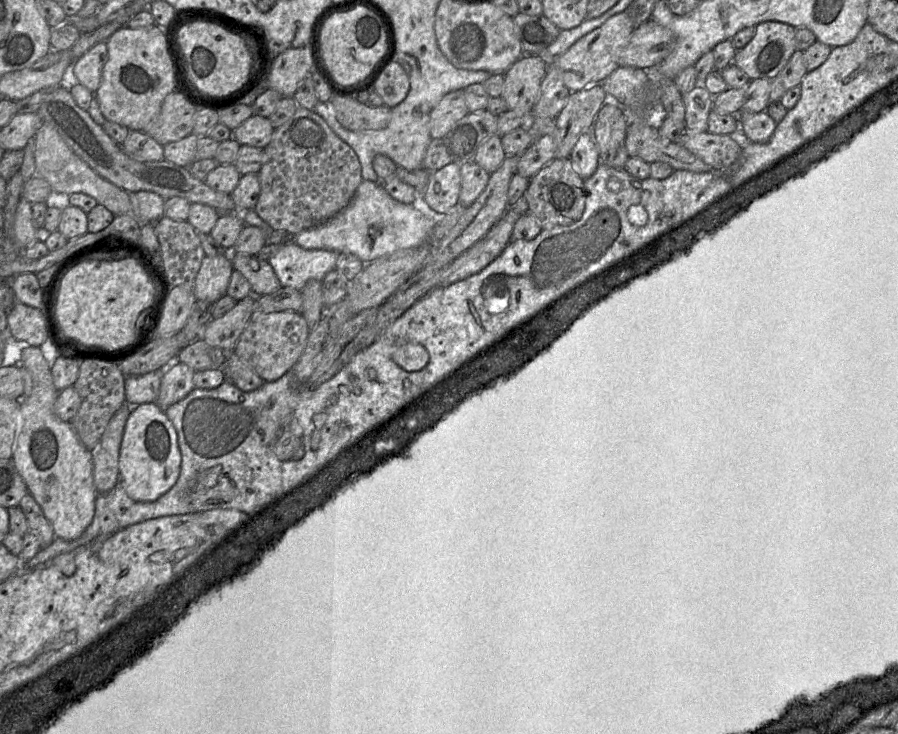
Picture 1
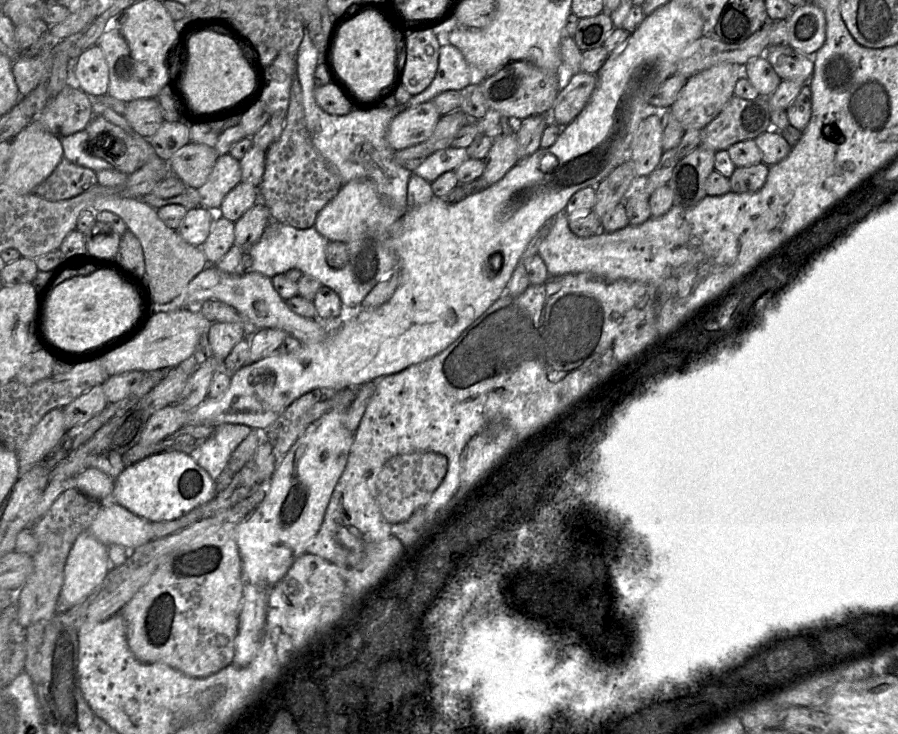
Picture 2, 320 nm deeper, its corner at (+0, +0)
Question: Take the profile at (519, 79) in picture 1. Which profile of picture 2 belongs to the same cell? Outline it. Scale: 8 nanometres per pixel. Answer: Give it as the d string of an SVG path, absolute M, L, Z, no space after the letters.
M515 133L503 134L493 138L492 146L484 159L485 168L480 178L489 186L502 180L520 161Z

